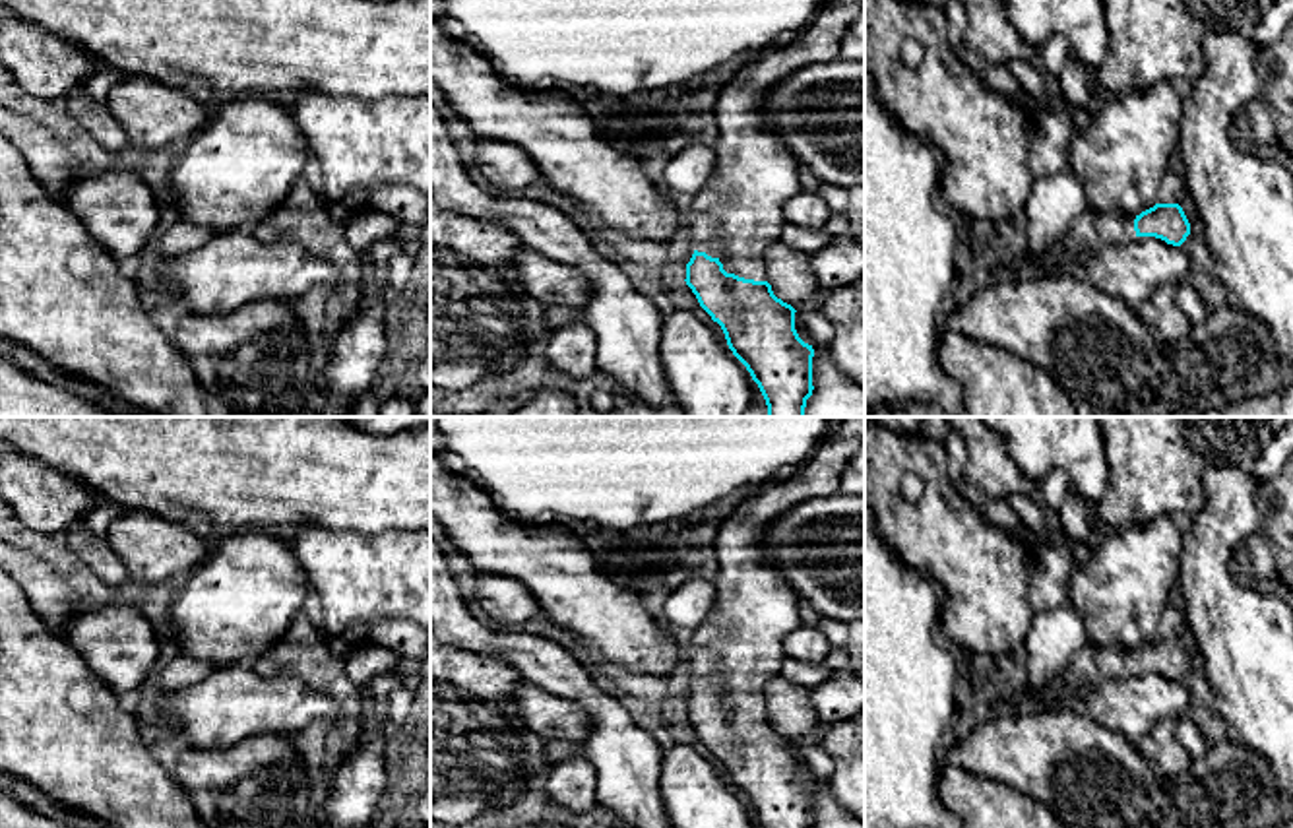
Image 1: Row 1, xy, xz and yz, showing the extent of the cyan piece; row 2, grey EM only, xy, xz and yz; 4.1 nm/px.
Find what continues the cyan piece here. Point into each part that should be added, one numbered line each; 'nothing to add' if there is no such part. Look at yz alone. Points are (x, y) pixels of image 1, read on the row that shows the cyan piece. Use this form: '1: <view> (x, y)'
1: yz (1092, 229)

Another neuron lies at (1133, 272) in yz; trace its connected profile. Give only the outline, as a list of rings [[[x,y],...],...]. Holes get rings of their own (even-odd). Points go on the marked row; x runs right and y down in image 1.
[[[1134,237],[1086,256],[1078,271],[1093,287],[1138,310],[1161,287],[1190,279],[1192,260],[1155,237]]]

